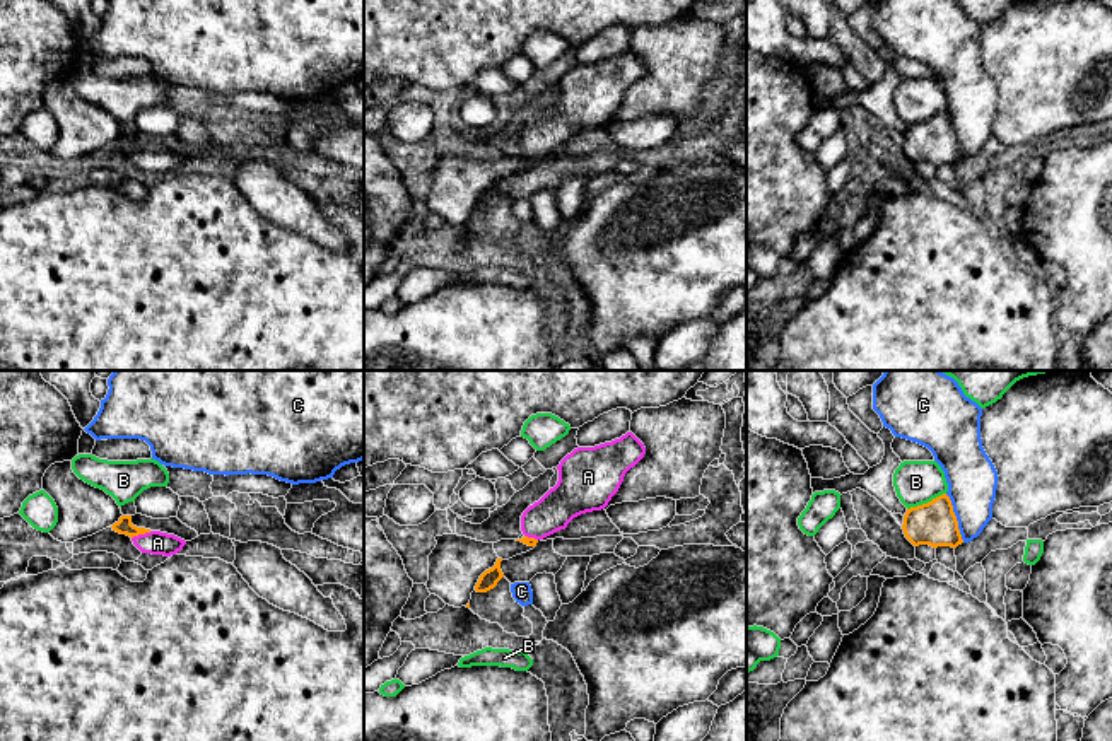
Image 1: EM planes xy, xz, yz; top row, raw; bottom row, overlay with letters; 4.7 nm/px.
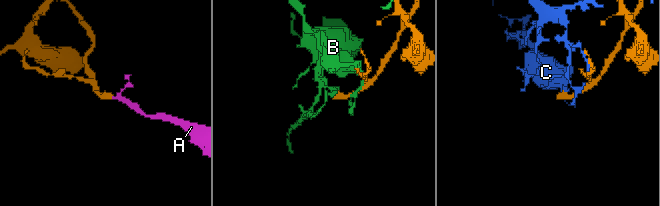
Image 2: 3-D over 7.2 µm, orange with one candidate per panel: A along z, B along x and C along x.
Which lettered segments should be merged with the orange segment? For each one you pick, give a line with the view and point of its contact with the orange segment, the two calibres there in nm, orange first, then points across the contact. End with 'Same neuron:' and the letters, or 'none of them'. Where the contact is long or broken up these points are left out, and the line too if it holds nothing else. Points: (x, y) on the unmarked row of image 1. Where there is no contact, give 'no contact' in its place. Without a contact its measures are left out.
A: meets orange in xy at (140, 151); 80 nm thick on the orange side, 110 nm on the other; runs through xy (123, 144), (140, 151), (149, 159), (158, 161)
Same neuron: A

